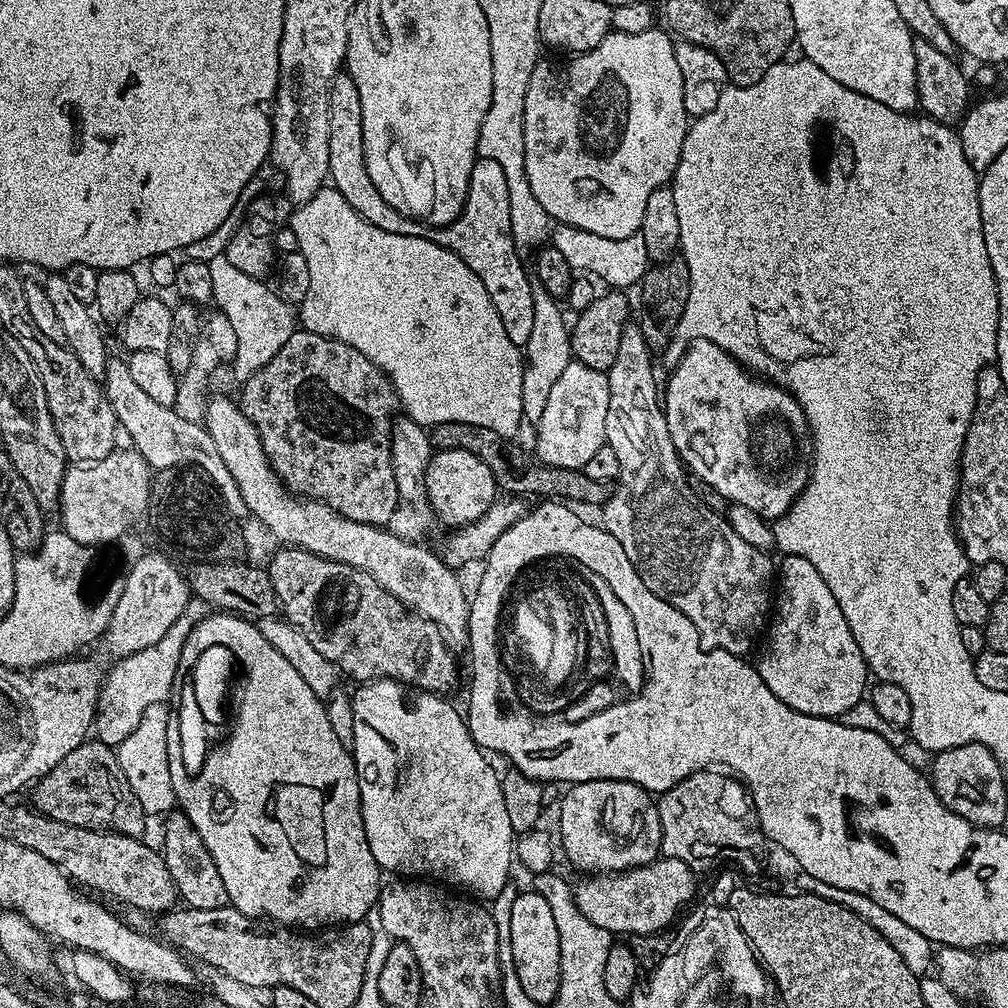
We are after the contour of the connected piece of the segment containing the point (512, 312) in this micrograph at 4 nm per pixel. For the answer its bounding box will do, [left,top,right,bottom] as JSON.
[430,158,534,345]

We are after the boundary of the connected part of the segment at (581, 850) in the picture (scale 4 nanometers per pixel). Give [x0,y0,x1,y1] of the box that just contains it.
[558,780,661,874]

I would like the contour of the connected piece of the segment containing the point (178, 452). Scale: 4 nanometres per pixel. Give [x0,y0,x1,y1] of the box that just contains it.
[102,357,248,518]

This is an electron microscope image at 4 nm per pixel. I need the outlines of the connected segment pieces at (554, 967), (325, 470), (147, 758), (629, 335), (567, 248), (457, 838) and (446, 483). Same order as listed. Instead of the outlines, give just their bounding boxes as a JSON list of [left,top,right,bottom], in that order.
[[506,890,562,1006],[238,330,401,525],[116,703,177,818],[602,322,774,657],[551,224,650,290],[350,680,514,902],[424,450,498,529]]

